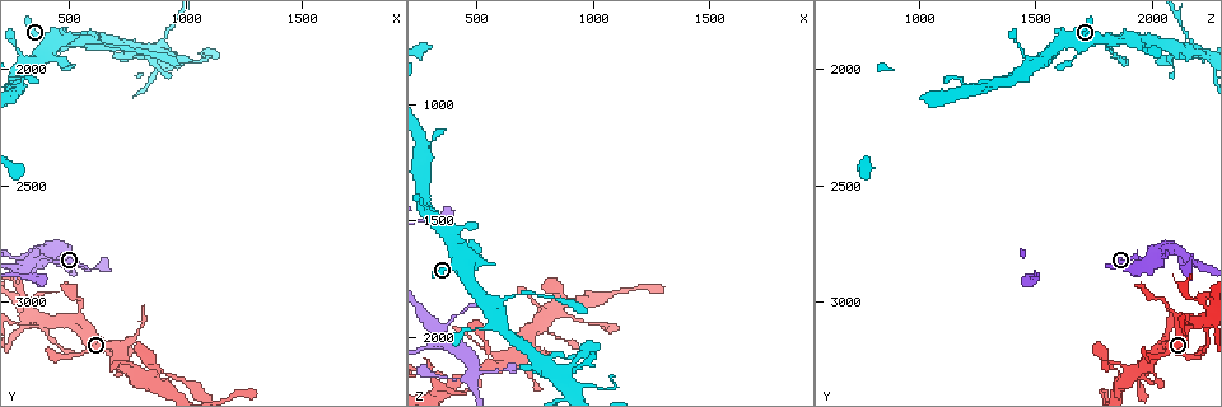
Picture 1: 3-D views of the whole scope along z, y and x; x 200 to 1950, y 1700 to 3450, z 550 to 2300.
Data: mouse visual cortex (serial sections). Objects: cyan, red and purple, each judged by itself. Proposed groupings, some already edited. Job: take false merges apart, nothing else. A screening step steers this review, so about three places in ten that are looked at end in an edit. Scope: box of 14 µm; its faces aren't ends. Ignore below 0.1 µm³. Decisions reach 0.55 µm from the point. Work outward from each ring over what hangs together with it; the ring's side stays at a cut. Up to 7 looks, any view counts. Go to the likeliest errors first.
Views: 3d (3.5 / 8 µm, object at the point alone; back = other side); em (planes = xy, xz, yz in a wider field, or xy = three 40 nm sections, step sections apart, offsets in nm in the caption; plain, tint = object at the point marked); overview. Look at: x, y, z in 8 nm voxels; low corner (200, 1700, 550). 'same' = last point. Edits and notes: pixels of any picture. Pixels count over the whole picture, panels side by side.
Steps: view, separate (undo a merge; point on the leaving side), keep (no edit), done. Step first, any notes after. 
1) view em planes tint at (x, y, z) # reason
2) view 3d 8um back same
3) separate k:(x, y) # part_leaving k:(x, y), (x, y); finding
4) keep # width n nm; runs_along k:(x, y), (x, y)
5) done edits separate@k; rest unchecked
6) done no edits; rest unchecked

view em planes tint at (560, 1870, 1850) # three arms meet

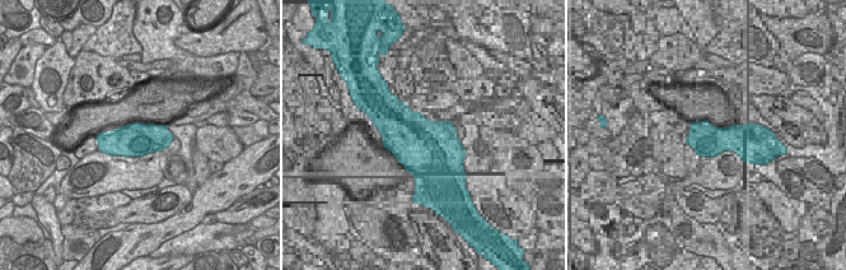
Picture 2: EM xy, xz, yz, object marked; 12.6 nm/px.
view 3d 3.5um same # see where the arms go

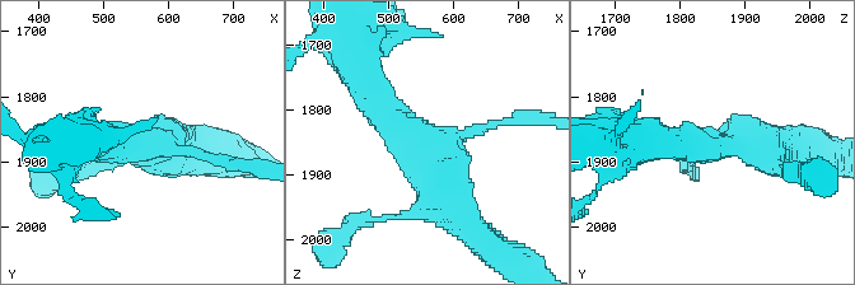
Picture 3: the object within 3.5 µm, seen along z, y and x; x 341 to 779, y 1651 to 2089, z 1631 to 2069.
keep # width 440 nm; runs_along 3:(367, 85), (433, 150), (461, 219); all the same cell

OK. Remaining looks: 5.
view 3d 3.5um at (900, 1850, 2150) # calibre changes

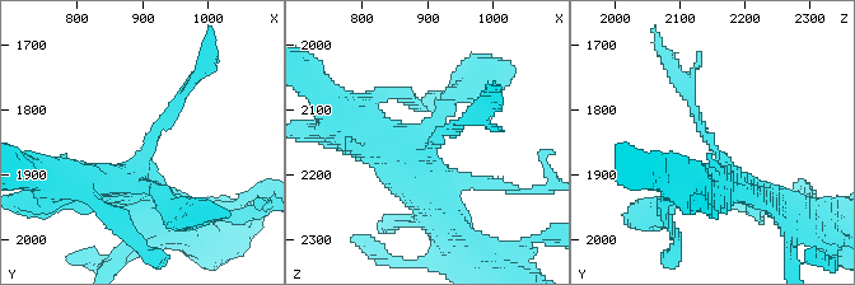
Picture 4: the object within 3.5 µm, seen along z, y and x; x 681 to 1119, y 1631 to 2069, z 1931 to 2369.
view em xy step 5 tint at (915, 1855, 2145) # arm_widths 150, 400 nm

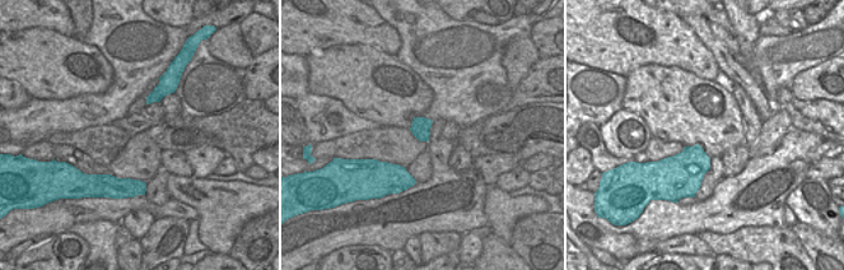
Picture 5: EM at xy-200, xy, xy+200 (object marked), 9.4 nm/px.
keep # runs_along 4:(90, 183), (122, 183), (196, 78); continuous, no second cell

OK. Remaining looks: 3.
view 3d 8um back at (860, 3360, 1870) # small branch off a trunk

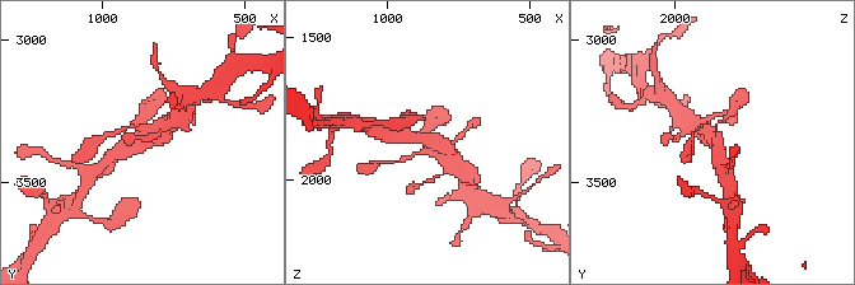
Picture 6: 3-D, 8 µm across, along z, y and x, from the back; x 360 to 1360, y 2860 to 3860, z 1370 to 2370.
view em xy step 1 tint at (860, 3350, 1860) # arms 4; arm_widths 100, 150, 400, 450 nm; shape alone is not enough

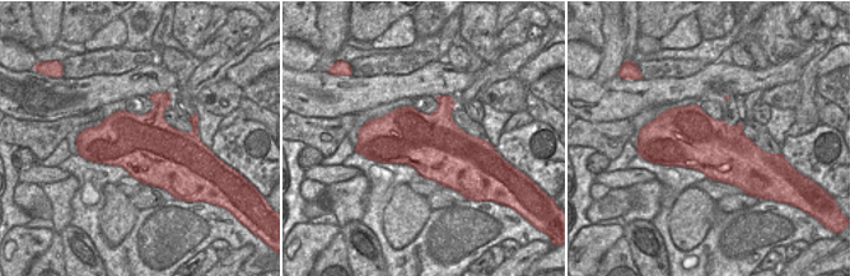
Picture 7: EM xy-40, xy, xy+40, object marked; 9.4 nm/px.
keep # runs_along 6:(168, 125), (111, 157); one cell here

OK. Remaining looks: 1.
done no edits; rest unchecked

